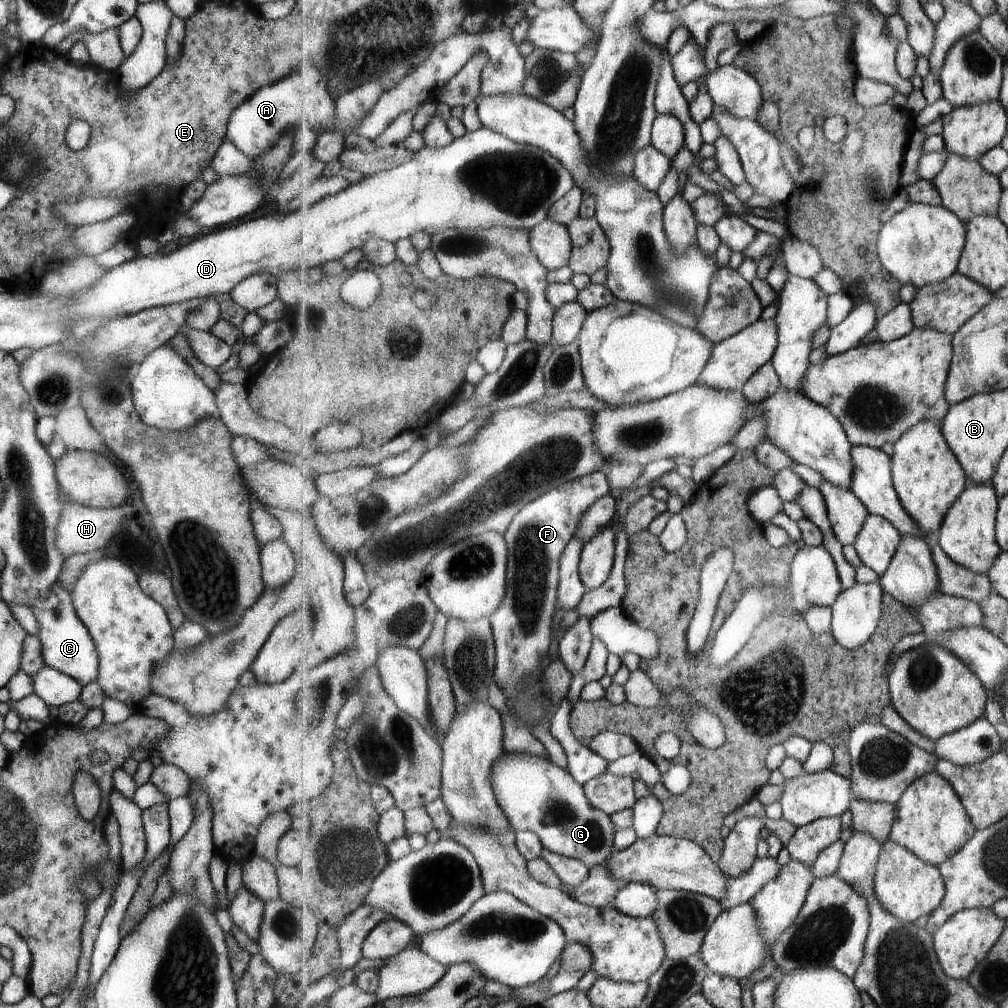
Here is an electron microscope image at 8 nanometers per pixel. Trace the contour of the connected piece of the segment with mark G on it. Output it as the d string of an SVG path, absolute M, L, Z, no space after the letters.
M505 753L505 756L501 756L501 760L497 760L496 768L493 768L492 782L497 802L503 808L507 821L513 824L513 828L517 831L531 830L537 834L545 849L581 860L591 869L608 863L613 852L617 852L615 834L617 834L618 827L613 822L613 818L607 812L593 806L585 793L584 786L575 780L567 770L553 764L550 759L545 760L545 758L533 756L533 754Z

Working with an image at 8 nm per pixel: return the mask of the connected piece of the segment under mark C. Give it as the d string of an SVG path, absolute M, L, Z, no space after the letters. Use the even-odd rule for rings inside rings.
M59 578L53 580L45 598L35 598L29 608L39 626L39 632L35 634L35 638L39 640L39 646L41 646L39 650L41 650L41 660L44 666L71 676L81 686L93 682L97 678L97 652L89 632L77 618L67 590L61 586Z

